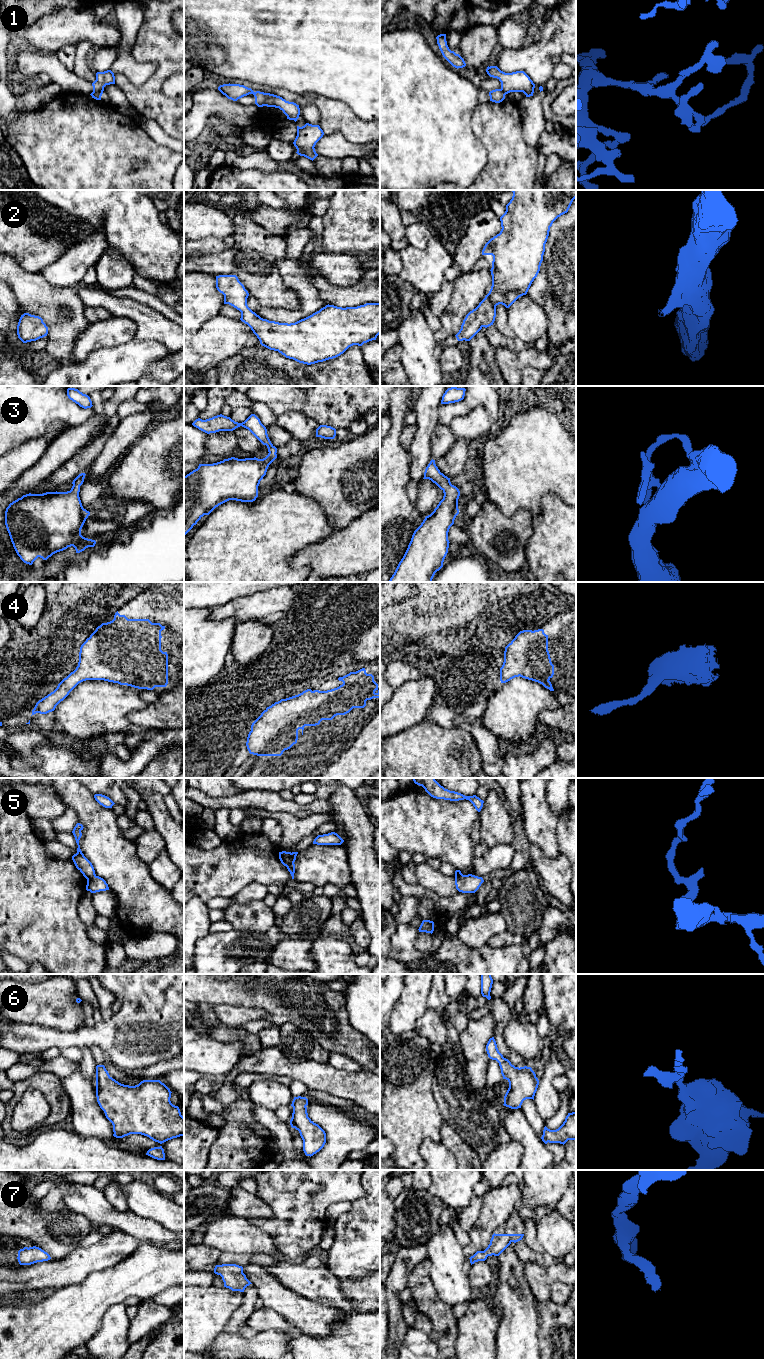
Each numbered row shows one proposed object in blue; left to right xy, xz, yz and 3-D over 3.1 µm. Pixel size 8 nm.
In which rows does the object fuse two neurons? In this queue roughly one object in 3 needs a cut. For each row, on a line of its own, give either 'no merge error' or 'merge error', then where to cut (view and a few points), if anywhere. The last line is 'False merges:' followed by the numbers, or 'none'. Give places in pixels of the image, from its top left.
1: merge error; cut in xy along (93, 91), (102, 93)
2: no merge error; no cut
3: no merge error; no cut
4: no merge error; no cut
5: merge error; cut in xz along (292, 853), (286, 866)
6: no merge error; no cut
7: no merge error; no cut
False merges: 1, 5

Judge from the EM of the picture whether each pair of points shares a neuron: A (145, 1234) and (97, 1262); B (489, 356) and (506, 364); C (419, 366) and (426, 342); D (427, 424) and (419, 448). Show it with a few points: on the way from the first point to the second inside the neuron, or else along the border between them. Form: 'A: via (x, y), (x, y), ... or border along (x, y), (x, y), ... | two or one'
A: border along (115, 1230), (121, 1230), (132, 1235), (140, 1243) | two
B: border along (495, 348), (495, 362), (502, 375) | two
C: via (422, 360), (422, 348) | one
D: via (425, 430), (421, 442) | one

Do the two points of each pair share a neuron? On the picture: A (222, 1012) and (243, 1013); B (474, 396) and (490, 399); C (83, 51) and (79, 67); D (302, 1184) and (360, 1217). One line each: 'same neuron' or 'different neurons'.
A: same neuron
B: same neuron
C: same neuron
D: different neurons

